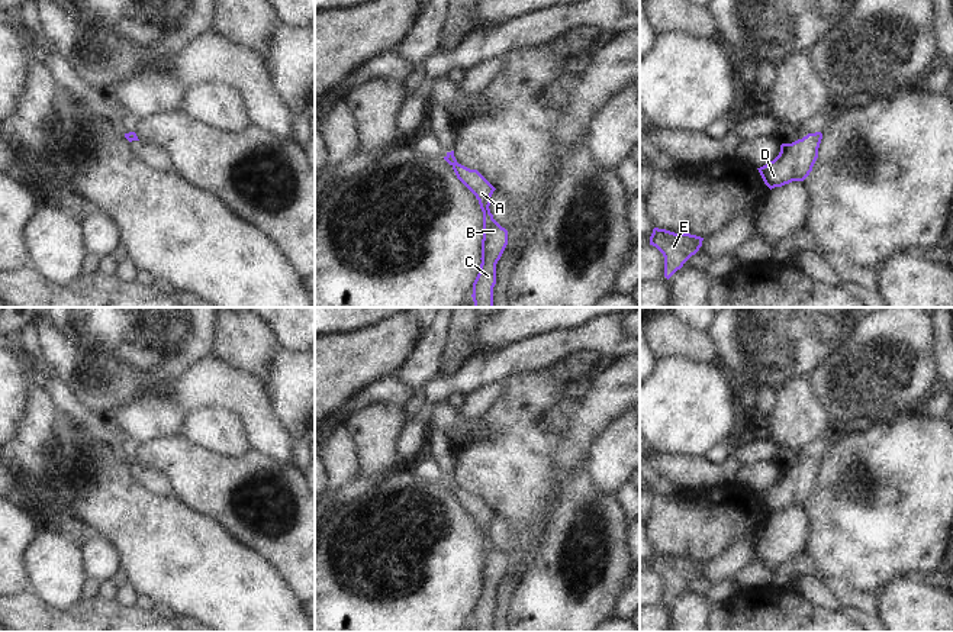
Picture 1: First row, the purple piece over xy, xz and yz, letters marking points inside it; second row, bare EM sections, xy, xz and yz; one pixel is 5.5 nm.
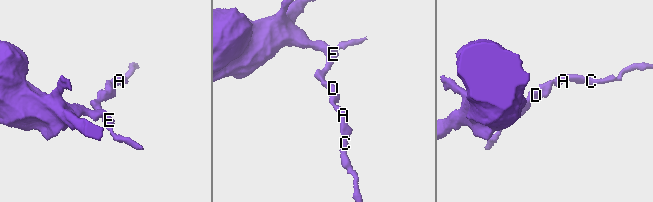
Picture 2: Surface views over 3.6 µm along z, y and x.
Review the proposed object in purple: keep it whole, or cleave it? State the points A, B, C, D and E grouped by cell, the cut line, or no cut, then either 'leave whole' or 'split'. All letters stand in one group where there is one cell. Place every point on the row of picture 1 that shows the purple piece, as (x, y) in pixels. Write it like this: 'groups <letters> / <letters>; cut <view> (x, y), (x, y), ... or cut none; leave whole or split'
groups A B C D E; cut none; leave whole

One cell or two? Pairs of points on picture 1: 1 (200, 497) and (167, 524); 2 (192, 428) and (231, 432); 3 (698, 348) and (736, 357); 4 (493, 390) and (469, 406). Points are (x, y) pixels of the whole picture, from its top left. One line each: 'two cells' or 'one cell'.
1: two cells
2: one cell
3: two cells
4: one cell

